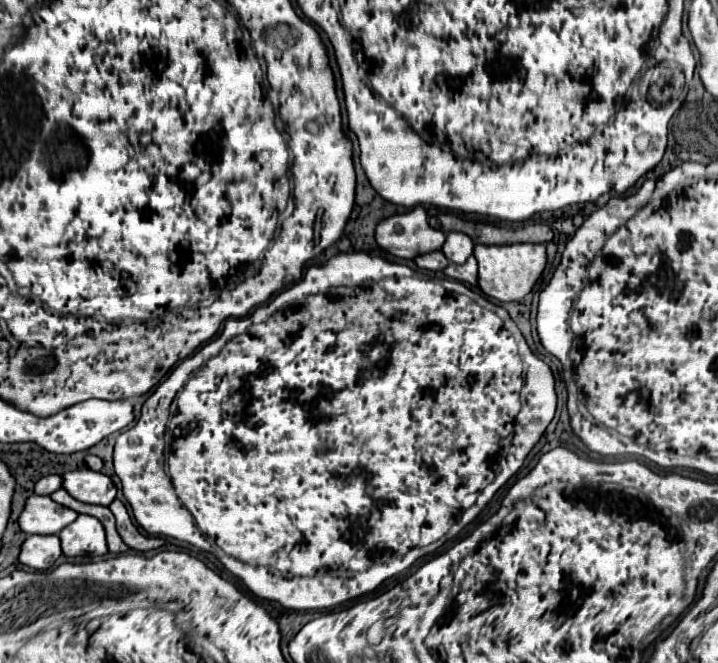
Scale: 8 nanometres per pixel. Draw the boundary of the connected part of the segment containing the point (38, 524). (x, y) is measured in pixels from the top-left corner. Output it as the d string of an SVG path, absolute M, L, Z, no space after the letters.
M32 494L26 500L18 524L26 534L58 534L76 518L78 514L74 510L66 506L58 506L50 496Z

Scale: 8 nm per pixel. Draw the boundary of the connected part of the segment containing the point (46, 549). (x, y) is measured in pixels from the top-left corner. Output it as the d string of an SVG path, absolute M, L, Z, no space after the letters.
M28 536L22 544L18 562L32 570L48 570L62 556L58 536Z

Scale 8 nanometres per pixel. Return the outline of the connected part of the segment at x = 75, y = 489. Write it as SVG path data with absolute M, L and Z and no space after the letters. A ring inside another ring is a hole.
M74 470L62 474L62 488L76 500L86 504L100 504L110 506L116 498L116 486L114 482L104 476L102 472L94 470Z

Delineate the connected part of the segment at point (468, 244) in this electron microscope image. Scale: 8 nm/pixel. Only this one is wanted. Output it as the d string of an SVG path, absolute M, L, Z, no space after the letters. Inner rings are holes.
M448 232L446 234L446 242L442 246L442 252L446 254L446 258L454 264L462 264L466 262L468 256L472 256L474 250L474 242L462 234L462 232Z

